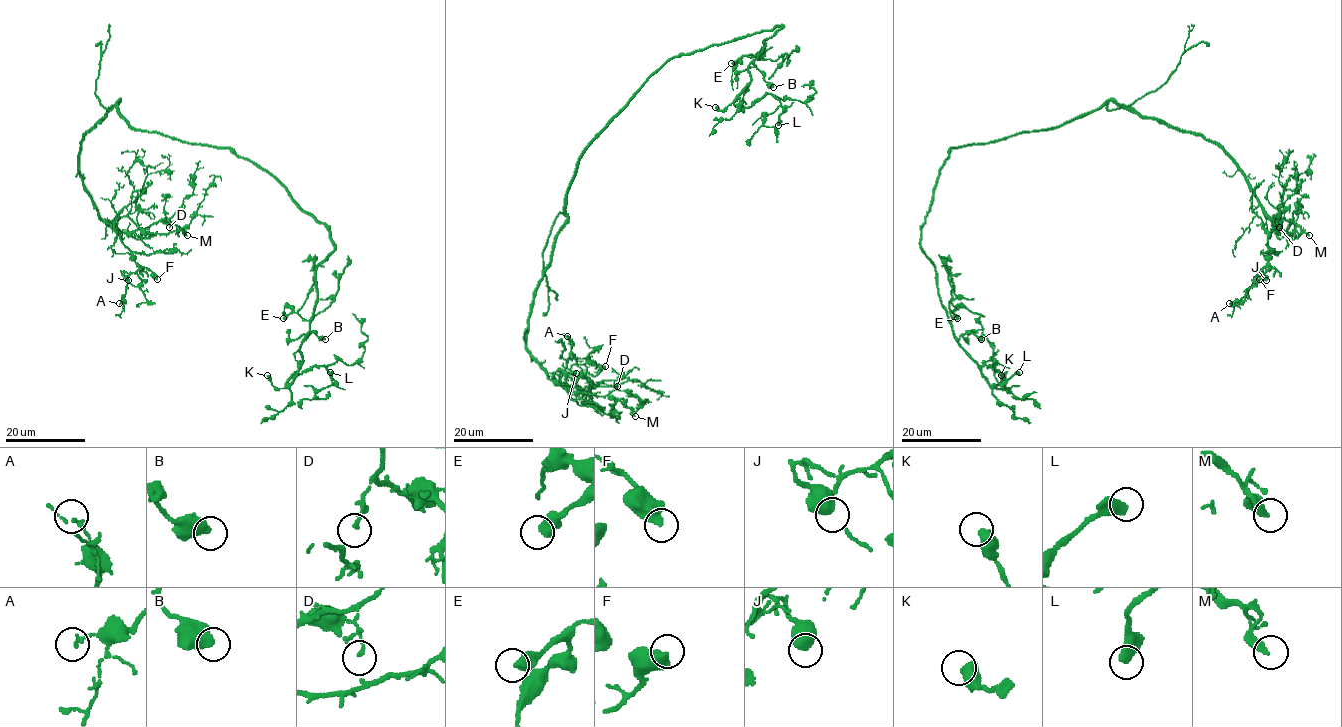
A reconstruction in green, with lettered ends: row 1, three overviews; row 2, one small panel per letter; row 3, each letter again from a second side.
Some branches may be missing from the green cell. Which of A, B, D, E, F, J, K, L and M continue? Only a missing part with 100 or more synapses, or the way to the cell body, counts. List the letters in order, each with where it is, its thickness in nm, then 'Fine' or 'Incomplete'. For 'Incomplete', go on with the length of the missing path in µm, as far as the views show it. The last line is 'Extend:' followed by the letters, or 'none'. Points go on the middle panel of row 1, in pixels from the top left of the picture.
A: Place: (567, 336). Thickness 160 nm. Fine
B: Place: (773, 87). Thickness 550 nm. Fine
D: Place: (617, 386). Thickness 90 nm. Fine
E: Place: (731, 63). Thickness 550 nm. Fine
F: Place: (605, 366). Thickness 480 nm. Fine
J: Place: (576, 373). Thickness 600 nm. Fine
K: Place: (715, 107). Thickness 550 nm. Fine
L: Place: (778, 125). Thickness 500 nm. Fine
M: Place: (635, 416). Thickness 320 nm. Fine
Extend: none

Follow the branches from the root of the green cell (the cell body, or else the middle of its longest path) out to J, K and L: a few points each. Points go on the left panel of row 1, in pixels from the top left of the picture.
J: (183, 141), (131, 127), (119, 115), (119, 101), (81, 141), (85, 191), (139, 268), (121, 272), (128, 280)
K: (183, 141), (230, 148), (256, 163), (329, 231), (334, 250), (316, 270), (302, 364), (283, 388), (267, 375)
L: (183, 141), (256, 163), (329, 231), (302, 364), (286, 383), (316, 365), (333, 383), (330, 372)

